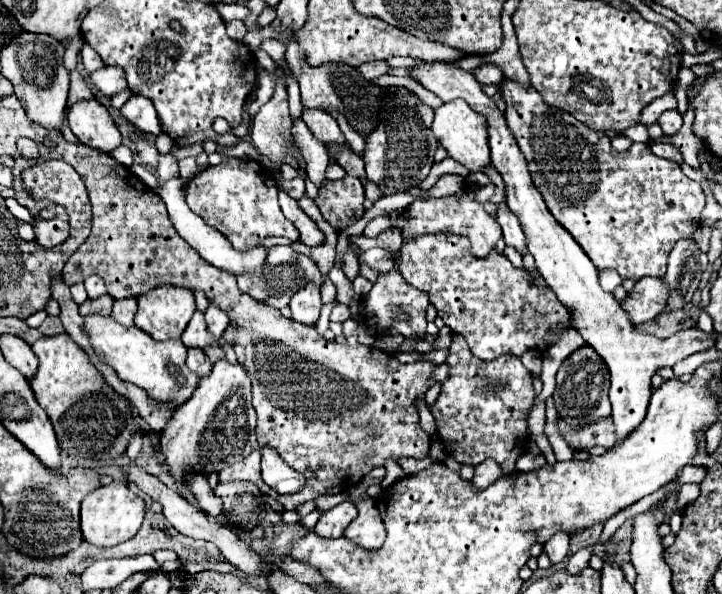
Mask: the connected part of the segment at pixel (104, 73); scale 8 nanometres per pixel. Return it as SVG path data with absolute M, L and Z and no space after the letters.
M104 66L96 72L90 72L88 74L88 82L90 86L98 88L104 96L116 96L124 90L126 86L126 78L124 78L124 72L116 66Z

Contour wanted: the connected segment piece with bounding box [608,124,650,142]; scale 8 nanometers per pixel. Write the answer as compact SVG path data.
M634 124L632 128L628 130L622 130L622 132L614 132L614 130L608 130L608 136L618 136L618 134L624 134L628 136L632 142L650 142L650 136L648 136L648 130L644 124Z

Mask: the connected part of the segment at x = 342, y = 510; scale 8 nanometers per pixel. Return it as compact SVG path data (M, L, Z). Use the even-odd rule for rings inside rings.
M346 500L326 512L322 512L314 532L324 536L324 538L340 538L346 530L346 526L358 516L358 508L354 506L354 502Z

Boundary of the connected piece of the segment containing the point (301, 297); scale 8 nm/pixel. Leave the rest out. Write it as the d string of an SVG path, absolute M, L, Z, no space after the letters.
M312 284L304 286L296 296L290 300L290 310L292 310L292 320L306 324L306 326L316 326L320 318L320 290Z

